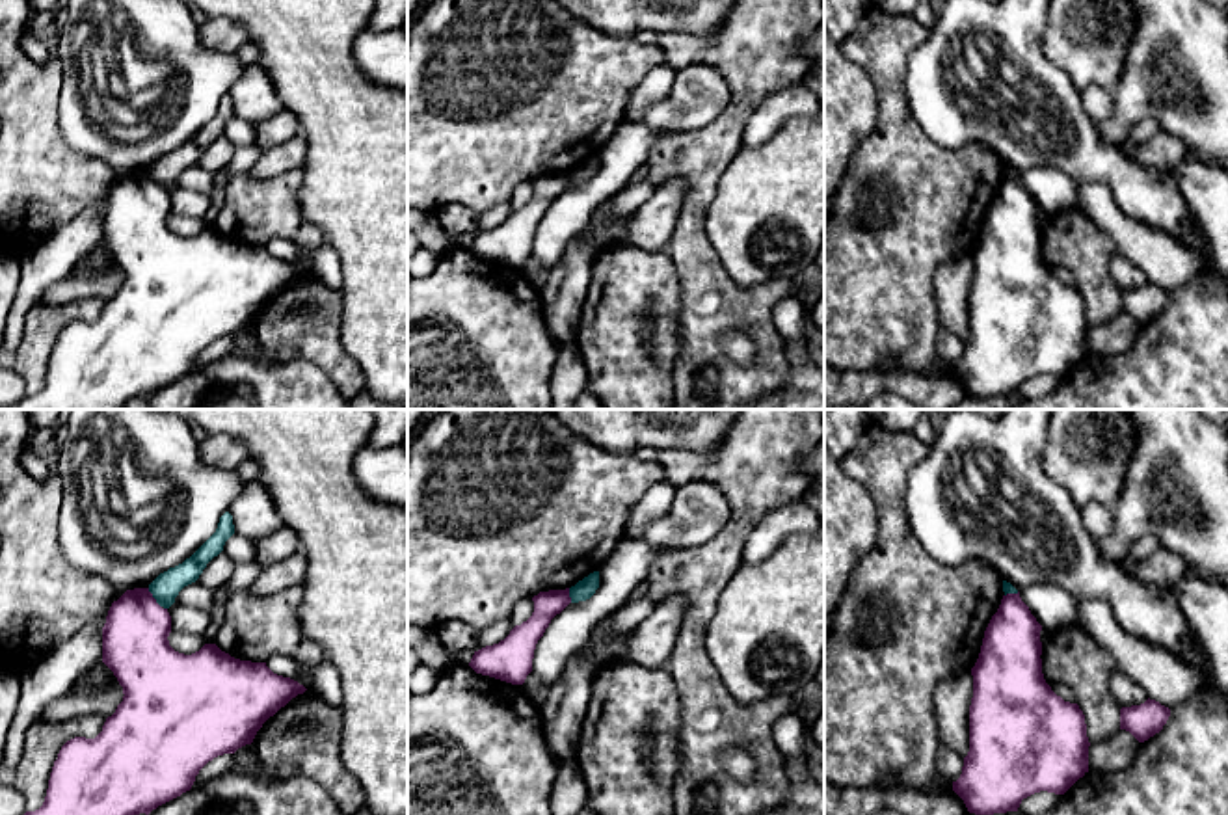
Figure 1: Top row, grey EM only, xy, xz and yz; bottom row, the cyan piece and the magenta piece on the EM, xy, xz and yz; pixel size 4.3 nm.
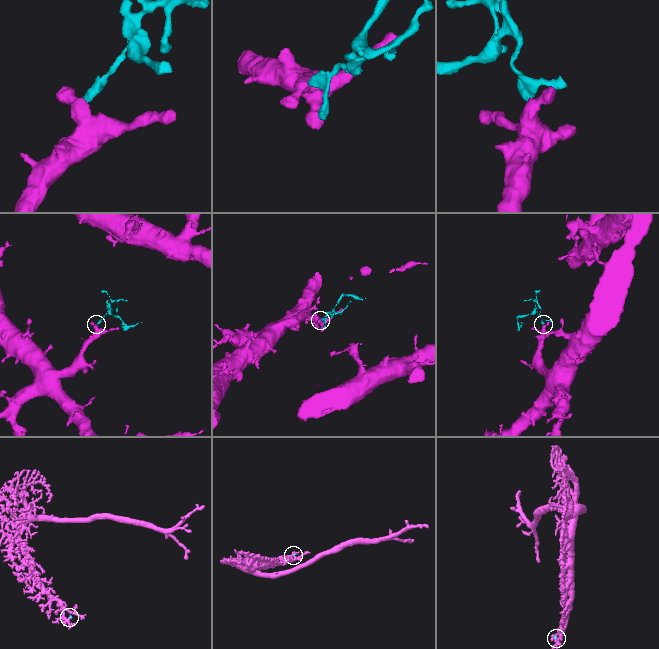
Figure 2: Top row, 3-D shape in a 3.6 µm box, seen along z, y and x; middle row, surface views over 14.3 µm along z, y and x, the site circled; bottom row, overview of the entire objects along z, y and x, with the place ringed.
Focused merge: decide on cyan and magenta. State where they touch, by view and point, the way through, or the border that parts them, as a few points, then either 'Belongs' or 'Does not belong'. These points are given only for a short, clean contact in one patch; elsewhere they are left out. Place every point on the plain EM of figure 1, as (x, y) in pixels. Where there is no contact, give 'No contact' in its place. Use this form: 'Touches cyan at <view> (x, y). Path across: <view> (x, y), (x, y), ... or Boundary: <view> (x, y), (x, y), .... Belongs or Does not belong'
Touches cyan at xy (153, 179). Boundary: xy (147, 172), (160, 190). Does not belong

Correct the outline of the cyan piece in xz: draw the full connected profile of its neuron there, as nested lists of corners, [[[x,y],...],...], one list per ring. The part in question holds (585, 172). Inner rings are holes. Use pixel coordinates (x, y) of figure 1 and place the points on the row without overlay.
[[[594,154],[588,160],[584,160],[582,164],[579,164],[575,169],[569,171],[571,186],[590,182],[597,171],[599,171],[599,154]]]

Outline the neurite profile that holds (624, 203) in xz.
[[[647,179],[642,182],[629,182],[623,190],[610,197],[610,218],[631,218],[644,203],[653,197],[655,190],[655,184]]]

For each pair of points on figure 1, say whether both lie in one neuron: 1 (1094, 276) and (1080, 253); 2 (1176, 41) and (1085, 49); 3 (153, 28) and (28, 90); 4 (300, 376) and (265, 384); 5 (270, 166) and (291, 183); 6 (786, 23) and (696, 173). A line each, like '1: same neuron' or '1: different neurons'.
1: same neuron
2: different neurons
3: different neurons
4: same neuron
5: different neurons
6: same neuron

